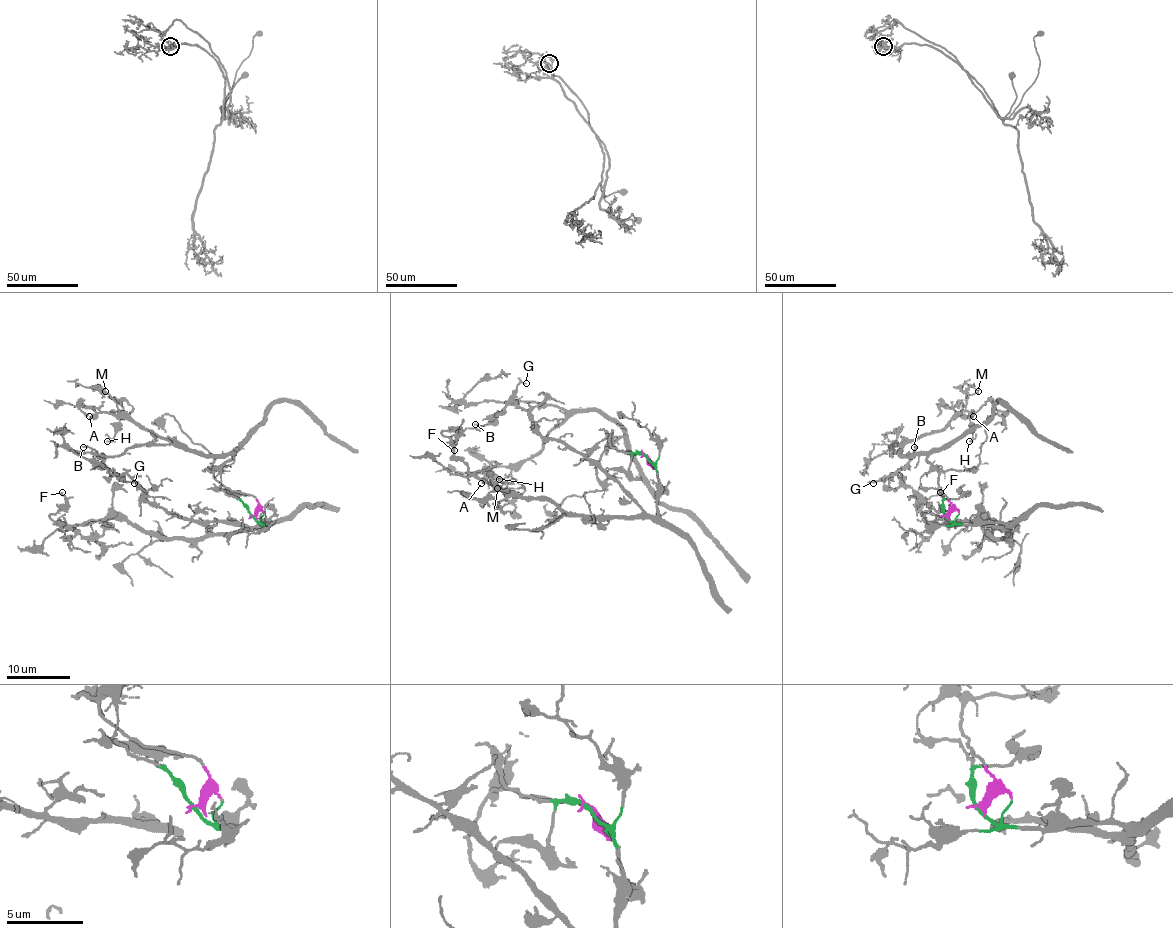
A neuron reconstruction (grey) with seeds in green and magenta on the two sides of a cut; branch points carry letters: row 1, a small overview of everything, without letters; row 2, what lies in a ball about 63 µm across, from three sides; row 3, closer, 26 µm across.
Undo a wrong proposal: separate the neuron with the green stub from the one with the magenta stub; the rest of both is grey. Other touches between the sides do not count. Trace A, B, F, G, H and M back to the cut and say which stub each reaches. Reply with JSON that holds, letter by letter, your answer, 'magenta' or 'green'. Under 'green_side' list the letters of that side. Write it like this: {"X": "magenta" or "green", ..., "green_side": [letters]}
{"A": "magenta", "B": "green", "F": "green", "G": "green", "H": "magenta", "M": "magenta", "green_side": ["B", "F", "G"]}

